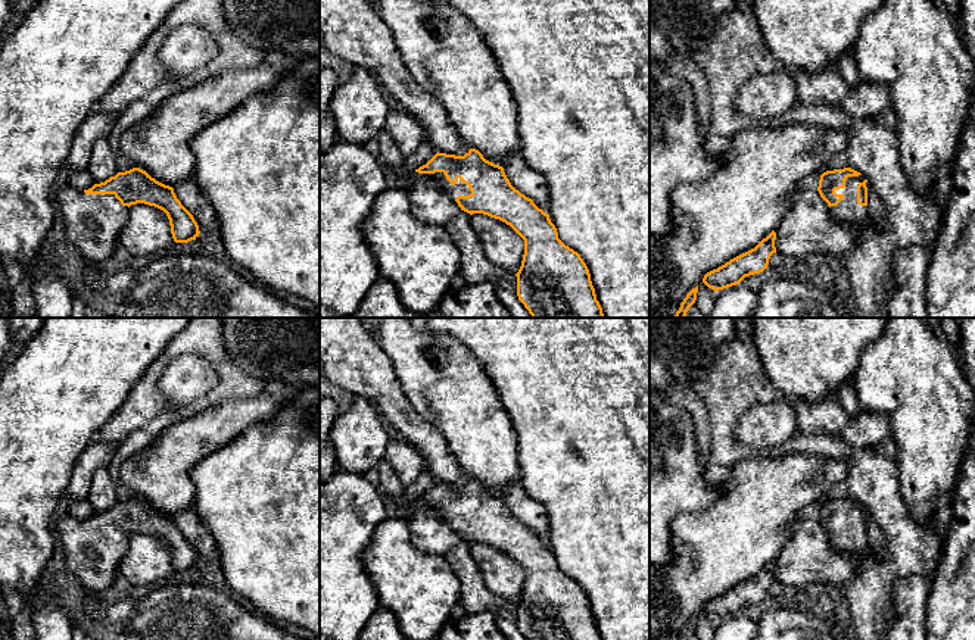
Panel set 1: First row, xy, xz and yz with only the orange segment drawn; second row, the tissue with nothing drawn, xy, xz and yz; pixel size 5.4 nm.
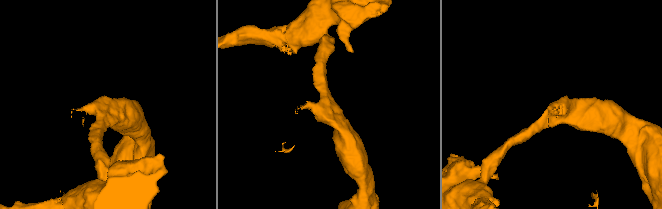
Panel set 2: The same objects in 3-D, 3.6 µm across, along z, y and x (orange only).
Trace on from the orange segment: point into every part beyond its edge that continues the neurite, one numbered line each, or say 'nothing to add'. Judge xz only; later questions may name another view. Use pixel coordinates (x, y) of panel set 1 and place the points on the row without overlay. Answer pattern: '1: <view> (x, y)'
1: xz (438, 508)

